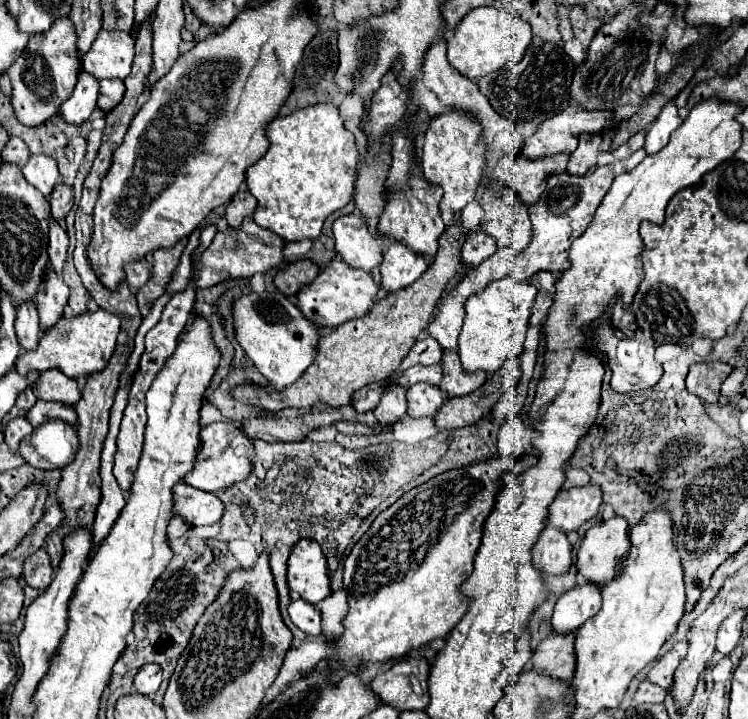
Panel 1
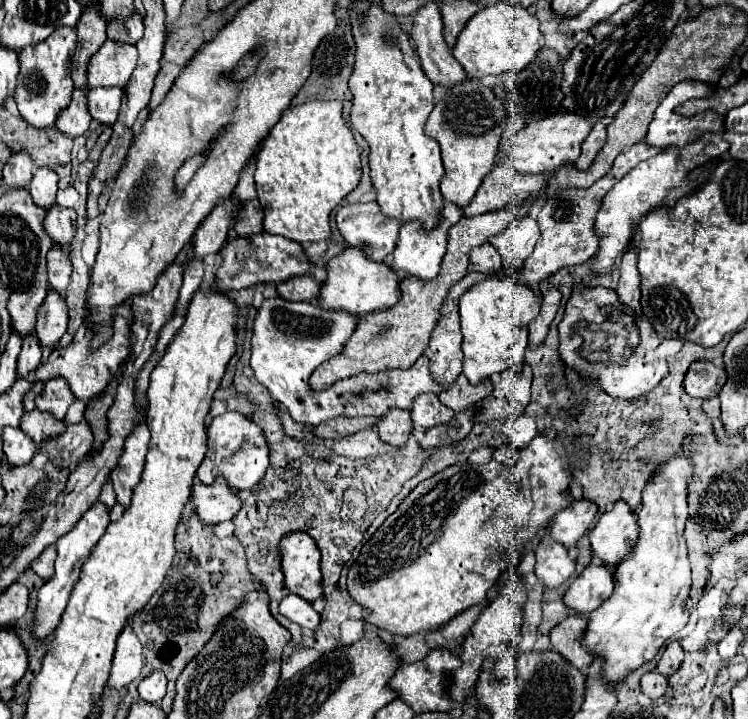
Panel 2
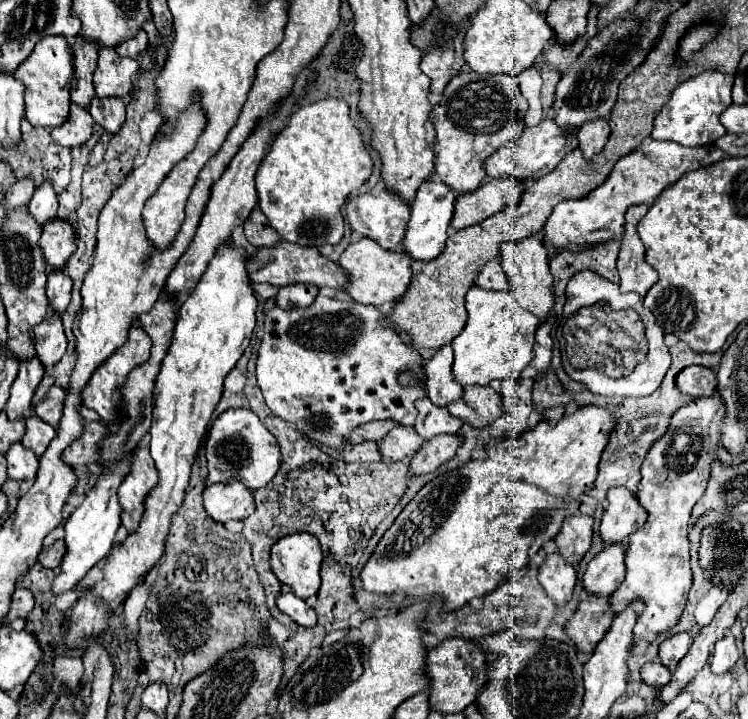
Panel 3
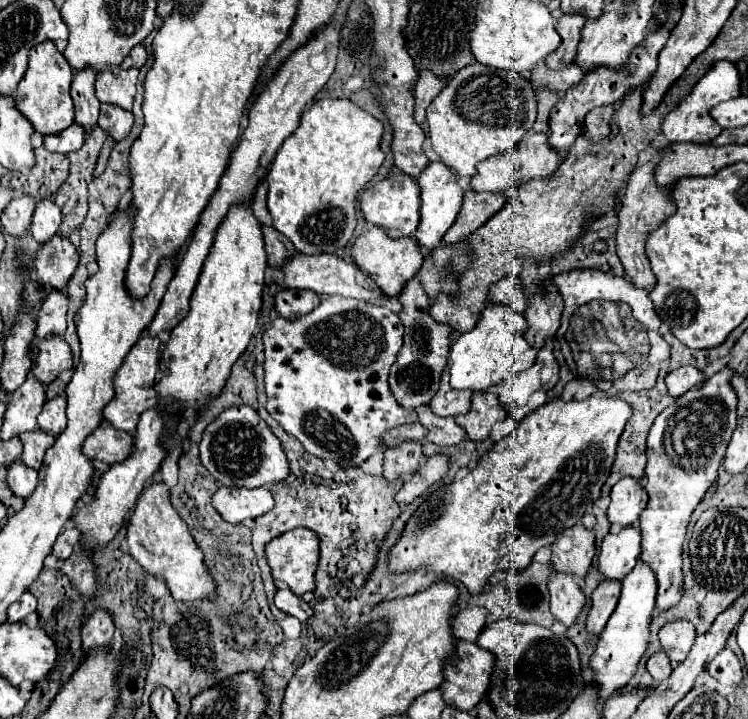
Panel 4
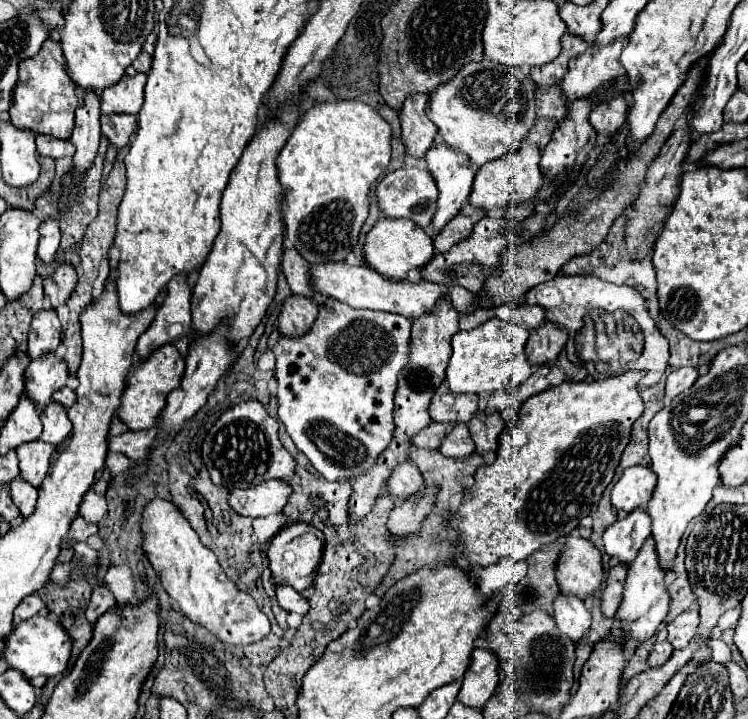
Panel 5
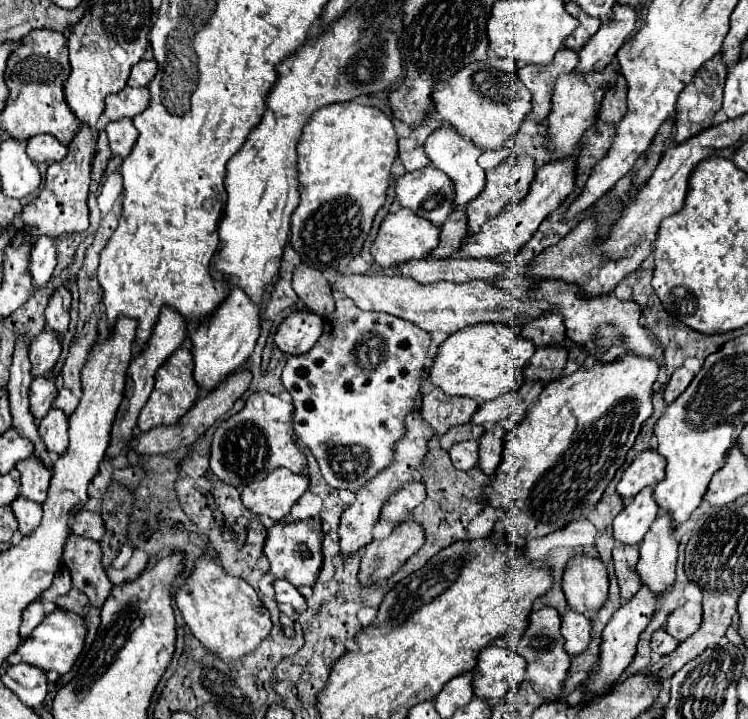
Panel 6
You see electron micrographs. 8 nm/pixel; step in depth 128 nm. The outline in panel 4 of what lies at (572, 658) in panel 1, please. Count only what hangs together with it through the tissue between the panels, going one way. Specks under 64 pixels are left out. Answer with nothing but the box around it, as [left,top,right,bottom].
[586,578,620,634]

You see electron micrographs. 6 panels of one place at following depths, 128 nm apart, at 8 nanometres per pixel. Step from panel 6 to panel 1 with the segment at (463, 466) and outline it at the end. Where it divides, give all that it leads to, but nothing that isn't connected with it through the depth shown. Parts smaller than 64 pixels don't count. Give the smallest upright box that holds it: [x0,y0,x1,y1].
[406,384,448,418]

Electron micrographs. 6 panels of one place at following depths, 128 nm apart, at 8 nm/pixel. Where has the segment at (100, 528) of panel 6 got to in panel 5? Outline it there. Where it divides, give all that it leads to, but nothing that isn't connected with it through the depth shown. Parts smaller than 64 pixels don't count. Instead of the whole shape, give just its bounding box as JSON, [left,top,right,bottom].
[68,516,98,542]

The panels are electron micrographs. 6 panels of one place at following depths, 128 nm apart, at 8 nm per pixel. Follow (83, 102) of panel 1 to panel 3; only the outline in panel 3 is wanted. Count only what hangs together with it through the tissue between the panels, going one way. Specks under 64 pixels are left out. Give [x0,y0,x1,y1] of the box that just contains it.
[52,104,94,148]

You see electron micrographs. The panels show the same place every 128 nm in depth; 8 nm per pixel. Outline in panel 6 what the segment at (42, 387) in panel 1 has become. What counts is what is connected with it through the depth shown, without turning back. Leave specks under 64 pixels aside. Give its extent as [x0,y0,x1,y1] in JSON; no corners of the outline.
[38,408,68,456]

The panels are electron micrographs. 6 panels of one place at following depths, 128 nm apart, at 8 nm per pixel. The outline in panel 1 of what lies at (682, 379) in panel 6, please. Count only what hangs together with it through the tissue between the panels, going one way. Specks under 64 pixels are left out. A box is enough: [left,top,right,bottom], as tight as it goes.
[686,362,732,402]

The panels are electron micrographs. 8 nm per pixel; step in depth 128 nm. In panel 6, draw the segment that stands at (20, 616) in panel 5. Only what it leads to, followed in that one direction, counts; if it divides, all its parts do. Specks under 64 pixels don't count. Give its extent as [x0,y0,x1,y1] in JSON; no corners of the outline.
[20,602,44,640]

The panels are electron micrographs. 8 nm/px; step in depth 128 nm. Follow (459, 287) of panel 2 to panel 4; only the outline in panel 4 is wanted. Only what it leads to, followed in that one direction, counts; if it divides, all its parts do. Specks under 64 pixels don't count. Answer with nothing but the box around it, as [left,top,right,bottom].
[430,370,472,416]

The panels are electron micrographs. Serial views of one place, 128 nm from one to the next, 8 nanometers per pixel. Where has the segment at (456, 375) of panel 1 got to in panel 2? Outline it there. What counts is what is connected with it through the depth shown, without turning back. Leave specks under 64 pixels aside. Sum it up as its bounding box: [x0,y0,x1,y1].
[438,374,492,412]

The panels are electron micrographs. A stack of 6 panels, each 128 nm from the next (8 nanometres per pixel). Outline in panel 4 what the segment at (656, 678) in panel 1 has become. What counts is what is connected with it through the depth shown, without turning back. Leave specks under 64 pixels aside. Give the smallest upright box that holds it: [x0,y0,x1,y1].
[658,620,696,662]

